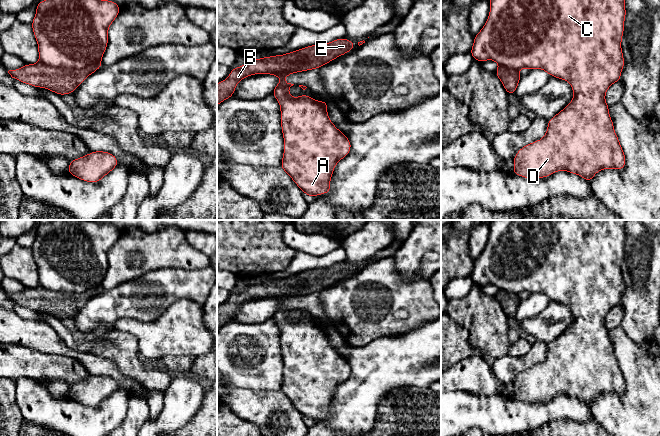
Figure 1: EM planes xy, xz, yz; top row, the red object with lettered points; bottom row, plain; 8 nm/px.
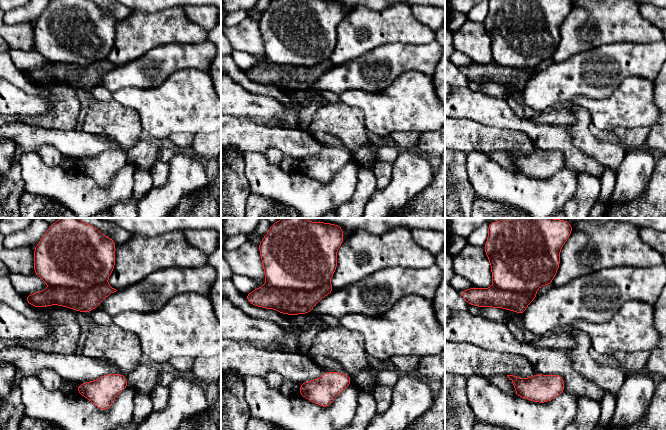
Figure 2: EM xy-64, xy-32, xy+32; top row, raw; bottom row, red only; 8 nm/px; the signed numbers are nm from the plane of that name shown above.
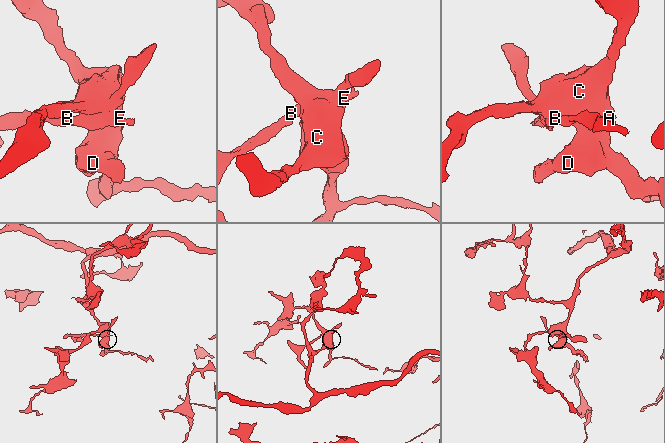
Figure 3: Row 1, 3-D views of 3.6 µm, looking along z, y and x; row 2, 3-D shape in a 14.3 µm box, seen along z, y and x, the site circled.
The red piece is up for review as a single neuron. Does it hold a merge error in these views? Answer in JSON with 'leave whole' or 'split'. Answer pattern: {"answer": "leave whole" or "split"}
{"answer": "split"}

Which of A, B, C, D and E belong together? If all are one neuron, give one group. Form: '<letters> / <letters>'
A C D / B E

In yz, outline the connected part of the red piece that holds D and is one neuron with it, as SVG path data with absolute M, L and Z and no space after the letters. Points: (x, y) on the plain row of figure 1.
M492 220L489 223L489 241L474 260L470 274L473 283L480 287L494 284L509 293L542 293L550 300L569 306L574 318L571 326L548 344L545 360L518 374L513 382L513 398L538 403L564 394L591 406L600 394L622 394L626 390L625 378L605 325L609 311L621 305L625 289L621 272L626 242L625 226L626 220Z

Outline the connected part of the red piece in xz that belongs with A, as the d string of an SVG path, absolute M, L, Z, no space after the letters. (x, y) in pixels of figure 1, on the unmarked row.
M304 290L302 293L275 297L274 299L281 304L272 319L280 328L281 353L284 362L284 377L280 391L308 421L314 421L331 415L330 403L334 392L349 378L352 369L348 361L330 345L326 324L317 325L305 317L300 321L289 320L289 312L294 308L285 306L283 302L307 294Z

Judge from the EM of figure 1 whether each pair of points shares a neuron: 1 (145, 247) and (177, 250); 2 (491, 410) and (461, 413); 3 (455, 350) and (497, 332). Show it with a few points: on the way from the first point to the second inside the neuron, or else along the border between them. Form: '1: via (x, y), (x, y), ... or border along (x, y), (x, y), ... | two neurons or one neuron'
1: via (153, 249), (169, 249) | one neuron
2: via (484, 411), (468, 411) | one neuron
3: border along (458, 323), (467, 330), (468, 343), (483, 355) | two neurons

